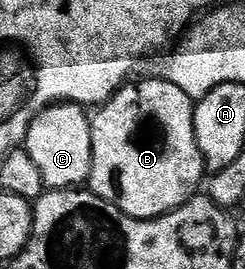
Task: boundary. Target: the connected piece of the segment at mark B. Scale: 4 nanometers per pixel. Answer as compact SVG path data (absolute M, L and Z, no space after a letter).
M154 75L147 81L134 81L122 86L109 101L105 102L97 110L98 114L93 114L90 130L92 131L92 159L90 160L90 180L88 189L102 200L116 206L124 215L135 217L141 221L151 221L154 217L163 217L165 213L171 213L173 209L179 209L181 205L186 204L191 197L199 192L198 184L204 181L204 166L202 156L200 155L200 147L196 143L196 131L194 130L194 107L195 102L188 95L184 95L184 91L180 91L180 87L176 87L176 83L162 80L161 76Z

